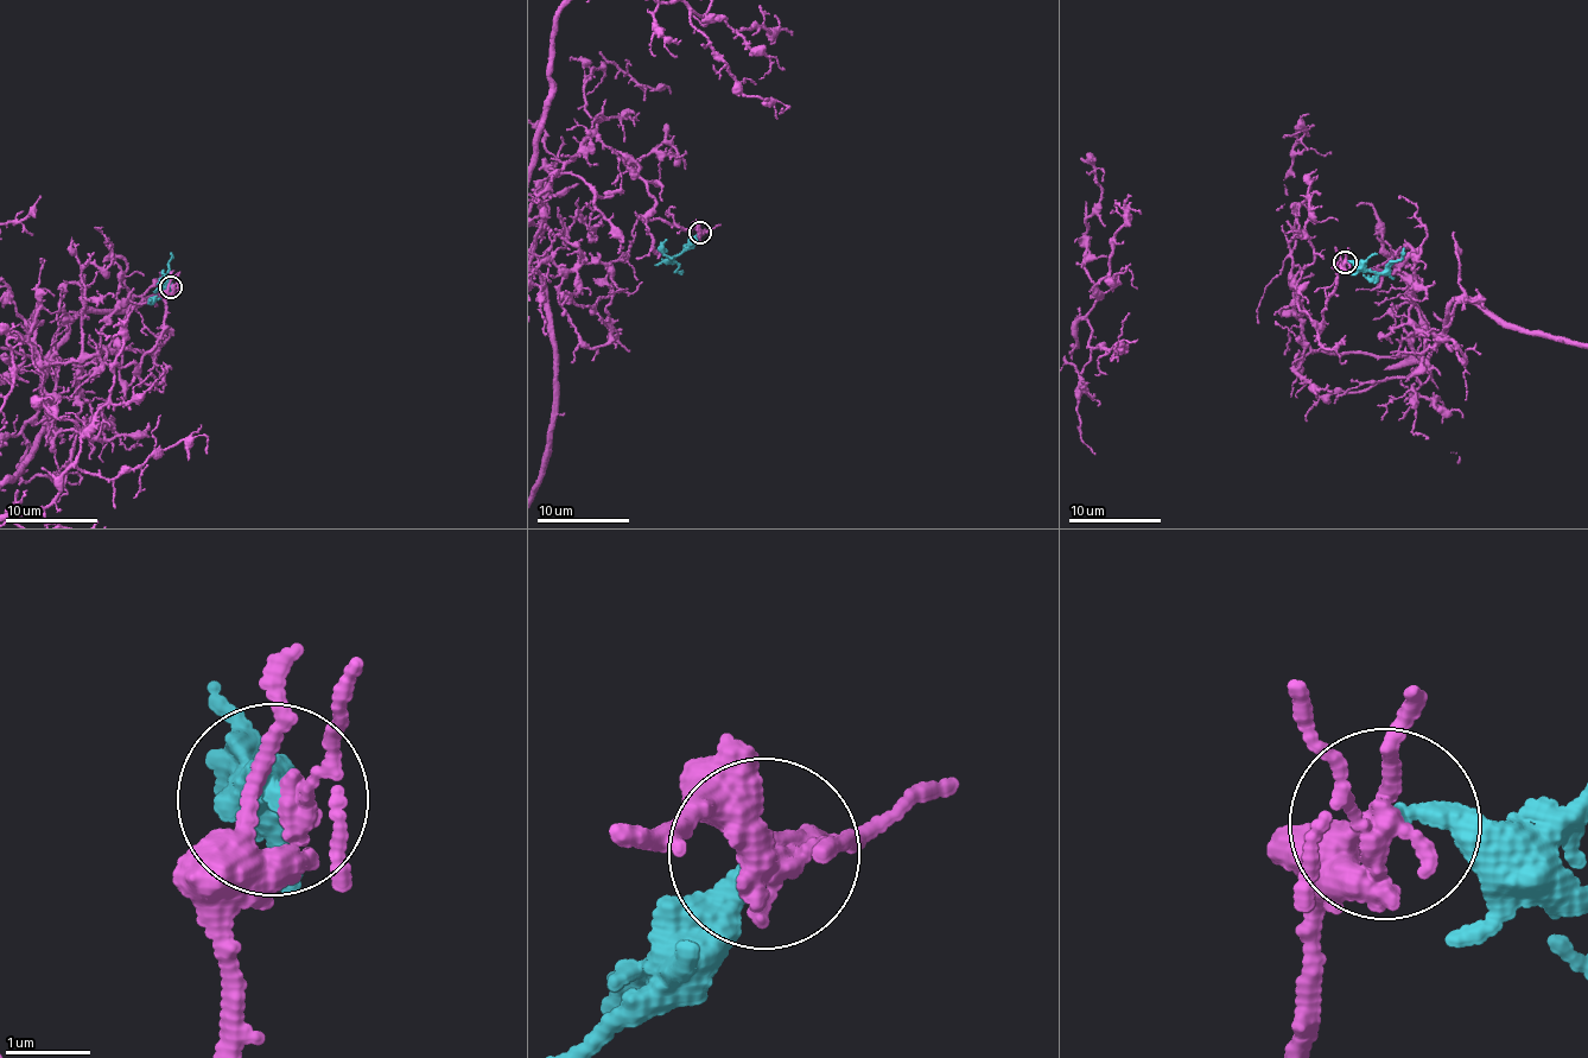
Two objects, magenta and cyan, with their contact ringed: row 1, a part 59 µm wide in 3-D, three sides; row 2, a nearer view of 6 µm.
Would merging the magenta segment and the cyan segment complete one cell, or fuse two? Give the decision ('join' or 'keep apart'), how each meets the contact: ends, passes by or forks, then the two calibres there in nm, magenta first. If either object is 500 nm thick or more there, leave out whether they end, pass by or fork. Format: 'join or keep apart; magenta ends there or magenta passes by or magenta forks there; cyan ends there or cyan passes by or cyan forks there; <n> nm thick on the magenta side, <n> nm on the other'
join; magenta forks there; cyan ends there; 240 nm thick on the magenta side, 260 nm on the other

